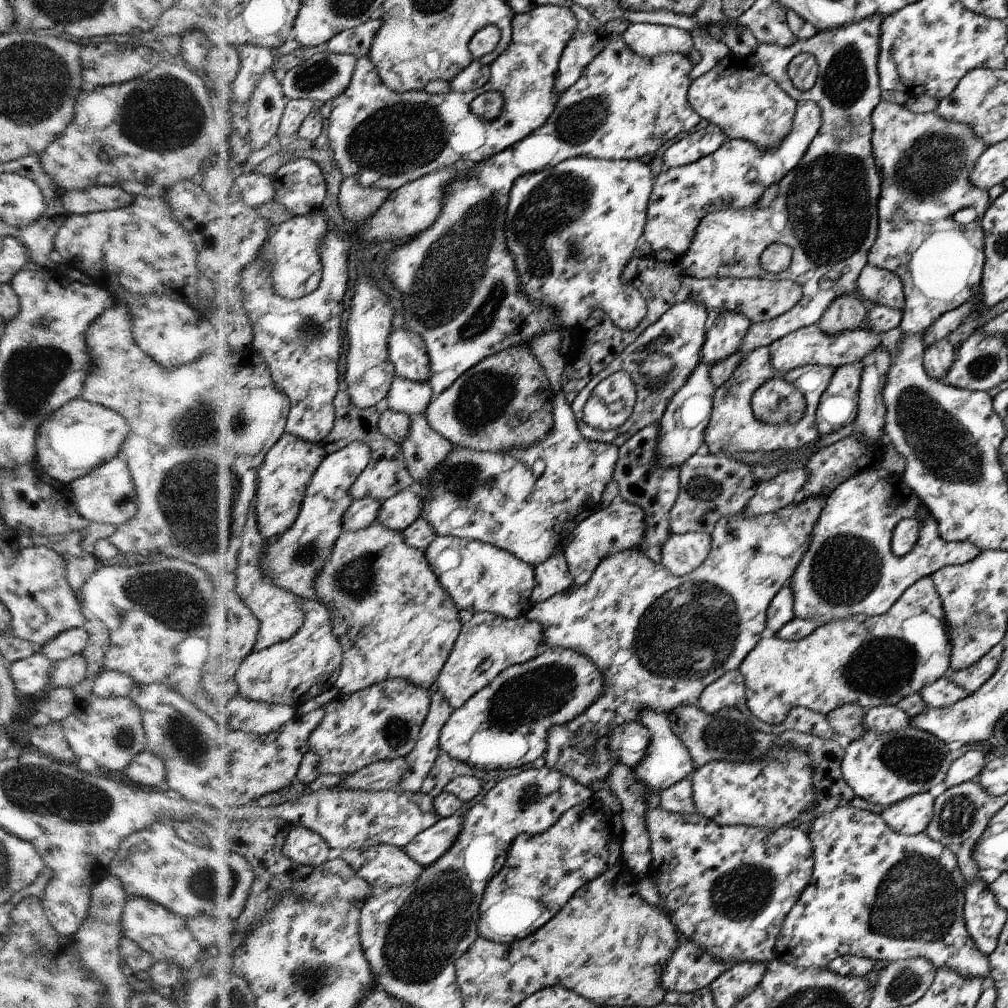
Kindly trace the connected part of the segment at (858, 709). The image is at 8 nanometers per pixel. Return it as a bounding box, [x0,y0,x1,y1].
[827,704,868,742]

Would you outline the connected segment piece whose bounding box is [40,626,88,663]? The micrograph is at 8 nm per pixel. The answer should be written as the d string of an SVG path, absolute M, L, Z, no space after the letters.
M84 627L70 628L59 634L48 644L44 644L40 651L50 662L58 662L72 655L81 653L88 642L88 632Z

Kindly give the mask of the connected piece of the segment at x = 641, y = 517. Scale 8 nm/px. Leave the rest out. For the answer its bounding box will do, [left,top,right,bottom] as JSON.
[564,498,646,586]

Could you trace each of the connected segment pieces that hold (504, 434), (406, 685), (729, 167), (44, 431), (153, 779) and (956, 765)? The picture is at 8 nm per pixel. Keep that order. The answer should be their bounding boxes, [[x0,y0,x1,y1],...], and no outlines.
[[427,346,554,452],[310,678,433,775],[642,100,822,256],[36,397,130,484],[122,751,166,786],[929,751,984,798]]

